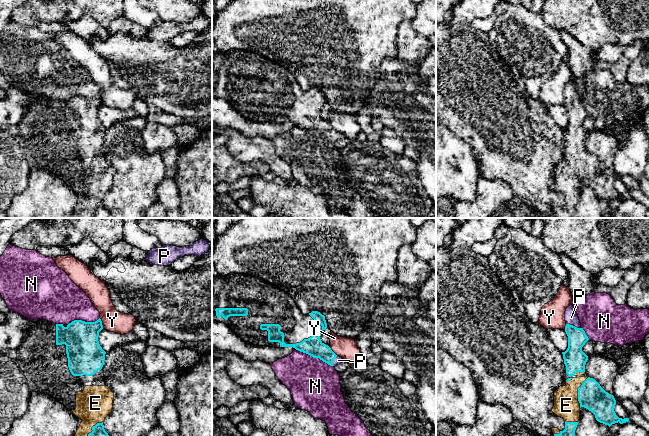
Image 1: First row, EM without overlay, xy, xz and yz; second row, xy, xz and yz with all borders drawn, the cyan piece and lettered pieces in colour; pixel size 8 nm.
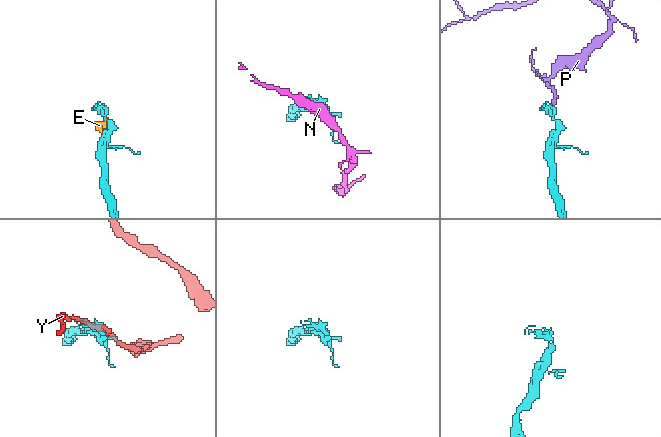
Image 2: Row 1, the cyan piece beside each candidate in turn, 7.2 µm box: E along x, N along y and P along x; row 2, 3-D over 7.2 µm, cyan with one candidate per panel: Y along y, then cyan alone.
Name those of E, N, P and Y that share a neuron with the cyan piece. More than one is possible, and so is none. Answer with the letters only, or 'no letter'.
E, P

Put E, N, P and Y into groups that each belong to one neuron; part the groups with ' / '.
E P / N / Y

